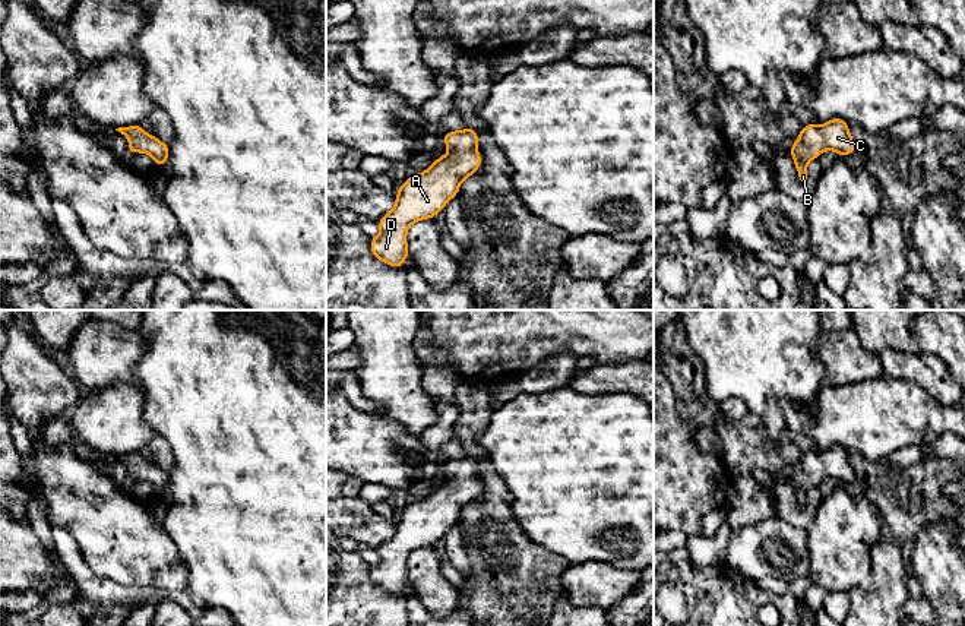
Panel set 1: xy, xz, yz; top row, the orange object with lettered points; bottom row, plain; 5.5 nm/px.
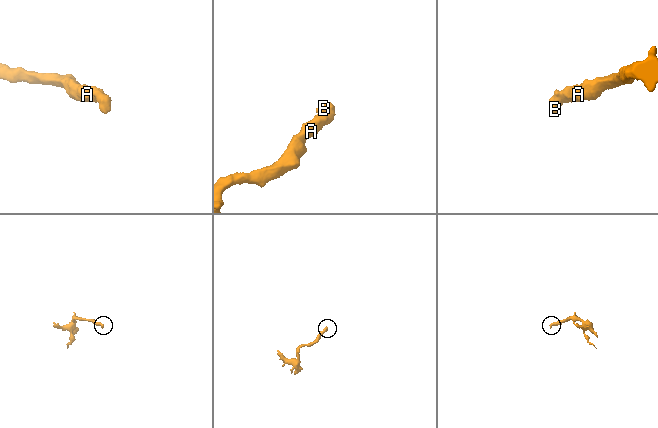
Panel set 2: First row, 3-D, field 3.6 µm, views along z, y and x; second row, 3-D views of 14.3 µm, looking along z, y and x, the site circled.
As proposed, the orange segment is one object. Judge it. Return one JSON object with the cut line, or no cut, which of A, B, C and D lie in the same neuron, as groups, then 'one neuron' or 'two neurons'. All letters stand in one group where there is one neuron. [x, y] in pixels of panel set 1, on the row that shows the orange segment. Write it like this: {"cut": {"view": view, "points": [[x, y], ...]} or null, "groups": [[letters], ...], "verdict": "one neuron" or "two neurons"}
{"cut": null, "groups": [["A", "B", "C", "D"]], "verdict": "one neuron"}

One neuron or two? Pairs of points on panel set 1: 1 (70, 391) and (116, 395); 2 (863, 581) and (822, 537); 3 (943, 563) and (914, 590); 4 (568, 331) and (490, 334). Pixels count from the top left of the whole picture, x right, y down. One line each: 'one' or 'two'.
1: two
2: one
3: two
4: one

